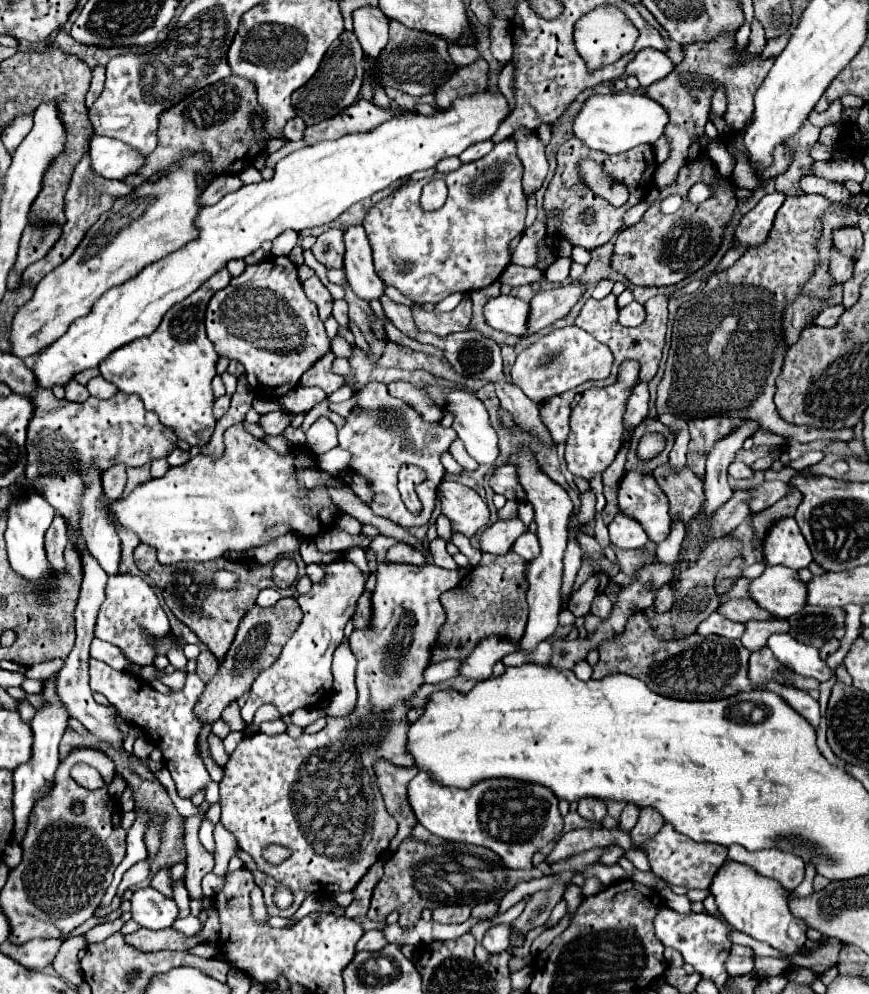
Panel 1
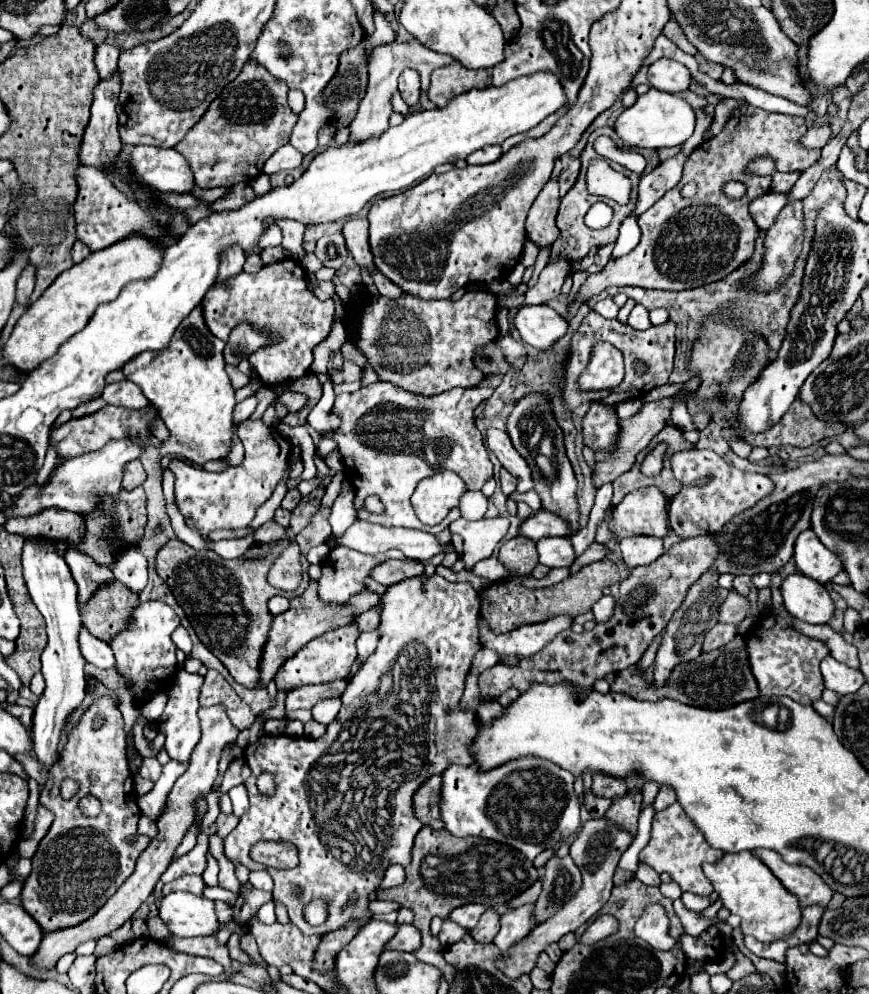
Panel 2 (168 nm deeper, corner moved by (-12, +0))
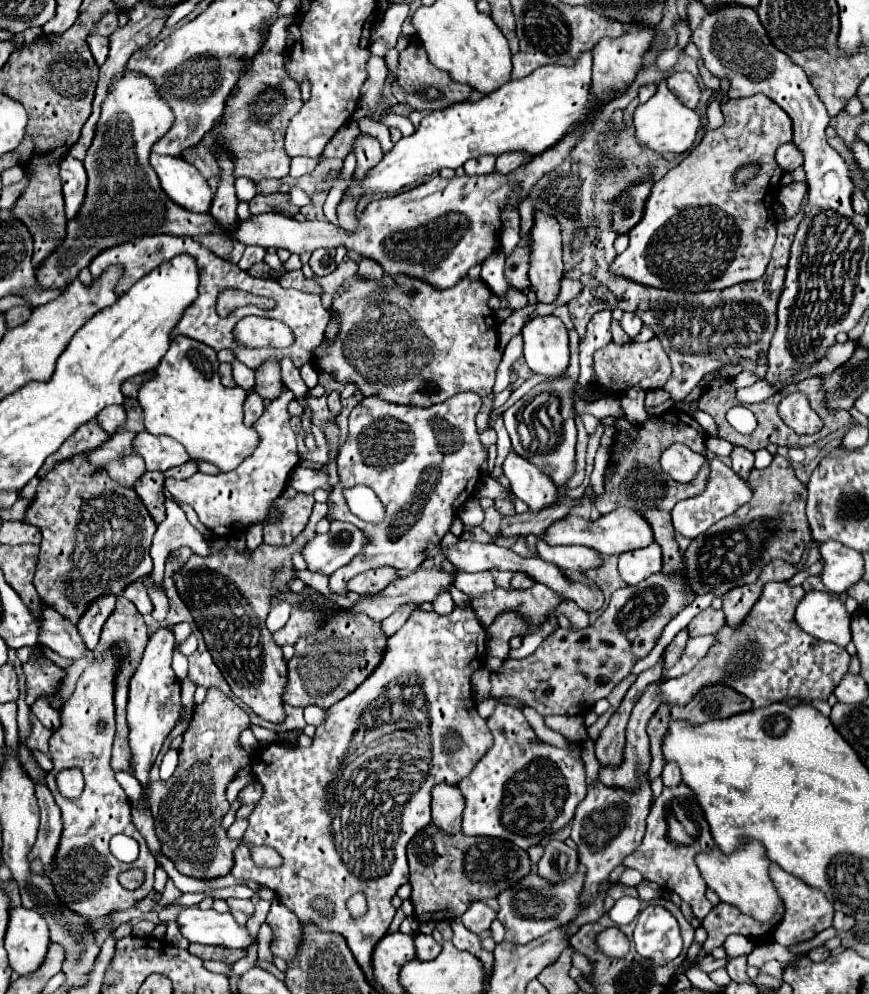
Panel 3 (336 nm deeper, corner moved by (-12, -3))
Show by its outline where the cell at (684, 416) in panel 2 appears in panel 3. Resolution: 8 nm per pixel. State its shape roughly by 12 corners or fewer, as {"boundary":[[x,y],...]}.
{"boundary":[[665,389],[647,391],[645,405],[659,407],[671,403]]}

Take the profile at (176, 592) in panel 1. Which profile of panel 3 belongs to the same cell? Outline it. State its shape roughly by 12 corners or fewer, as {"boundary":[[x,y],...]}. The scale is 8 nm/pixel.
{"boundary":[[287,547],[193,553],[173,575],[233,695],[285,719],[287,665],[265,617],[291,591]]}

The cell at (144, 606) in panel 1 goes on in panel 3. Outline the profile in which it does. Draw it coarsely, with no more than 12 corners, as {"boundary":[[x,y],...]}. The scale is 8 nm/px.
{"boundary":[[173,631],[149,633],[129,681],[135,777],[175,727],[181,685],[171,669]]}

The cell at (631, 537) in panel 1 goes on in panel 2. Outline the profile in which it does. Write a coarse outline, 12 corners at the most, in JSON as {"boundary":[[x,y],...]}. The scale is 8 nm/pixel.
{"boundary":[[653,536],[621,540],[621,556],[629,568],[647,566],[665,552]]}

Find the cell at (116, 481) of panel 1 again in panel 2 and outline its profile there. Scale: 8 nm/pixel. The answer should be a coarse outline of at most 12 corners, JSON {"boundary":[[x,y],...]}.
{"boundary":[[139,460],[123,468],[123,488],[133,490],[145,482],[145,470]]}

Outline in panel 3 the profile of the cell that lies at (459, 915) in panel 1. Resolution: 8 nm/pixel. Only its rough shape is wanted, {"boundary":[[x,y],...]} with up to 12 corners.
{"boundary":[[481,901],[463,913],[463,925],[473,933],[489,929],[497,913]]}

